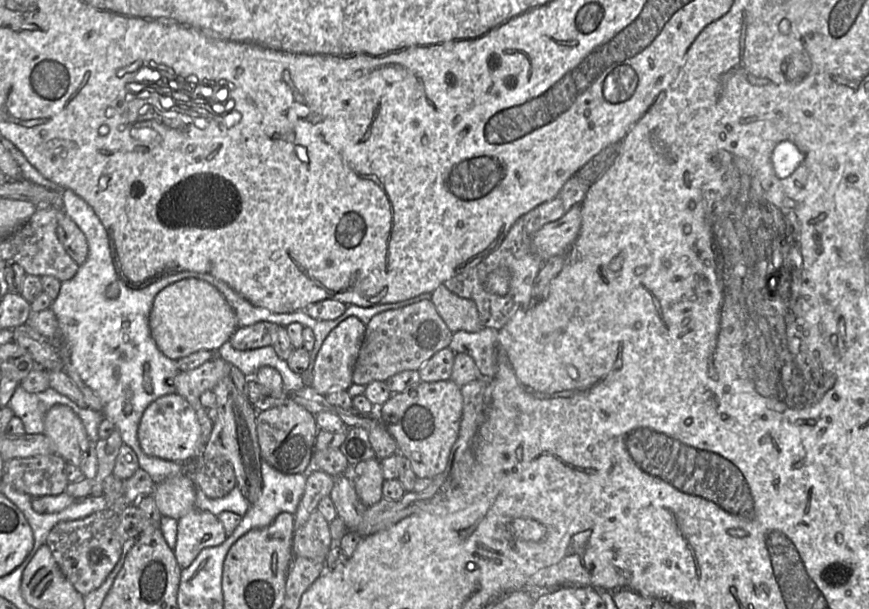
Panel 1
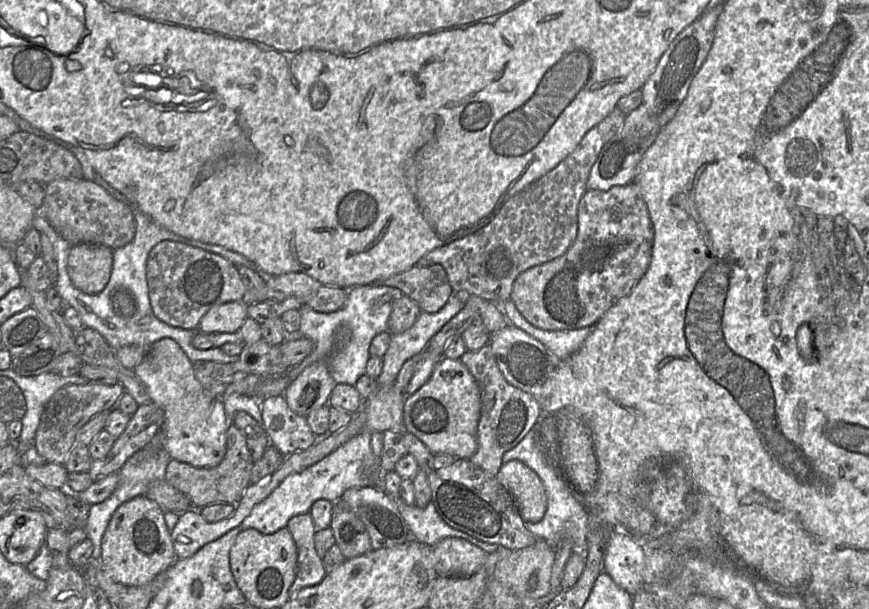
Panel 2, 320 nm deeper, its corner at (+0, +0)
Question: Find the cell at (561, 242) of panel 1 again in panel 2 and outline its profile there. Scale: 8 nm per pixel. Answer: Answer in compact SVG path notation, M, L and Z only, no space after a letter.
M724 4L705 9L698 19L688 25L672 41L659 59L654 71L642 86L639 107L626 115L623 125L604 145L589 174L587 190L607 191L613 186L623 186L635 179L637 166L661 129L674 117L687 95L694 76L705 61L714 41L715 28Z

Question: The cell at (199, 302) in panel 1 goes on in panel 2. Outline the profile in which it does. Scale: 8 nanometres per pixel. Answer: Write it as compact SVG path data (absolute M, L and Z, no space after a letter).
M230 301L212 307L201 318L198 330L203 333L235 332L248 317L248 304Z

